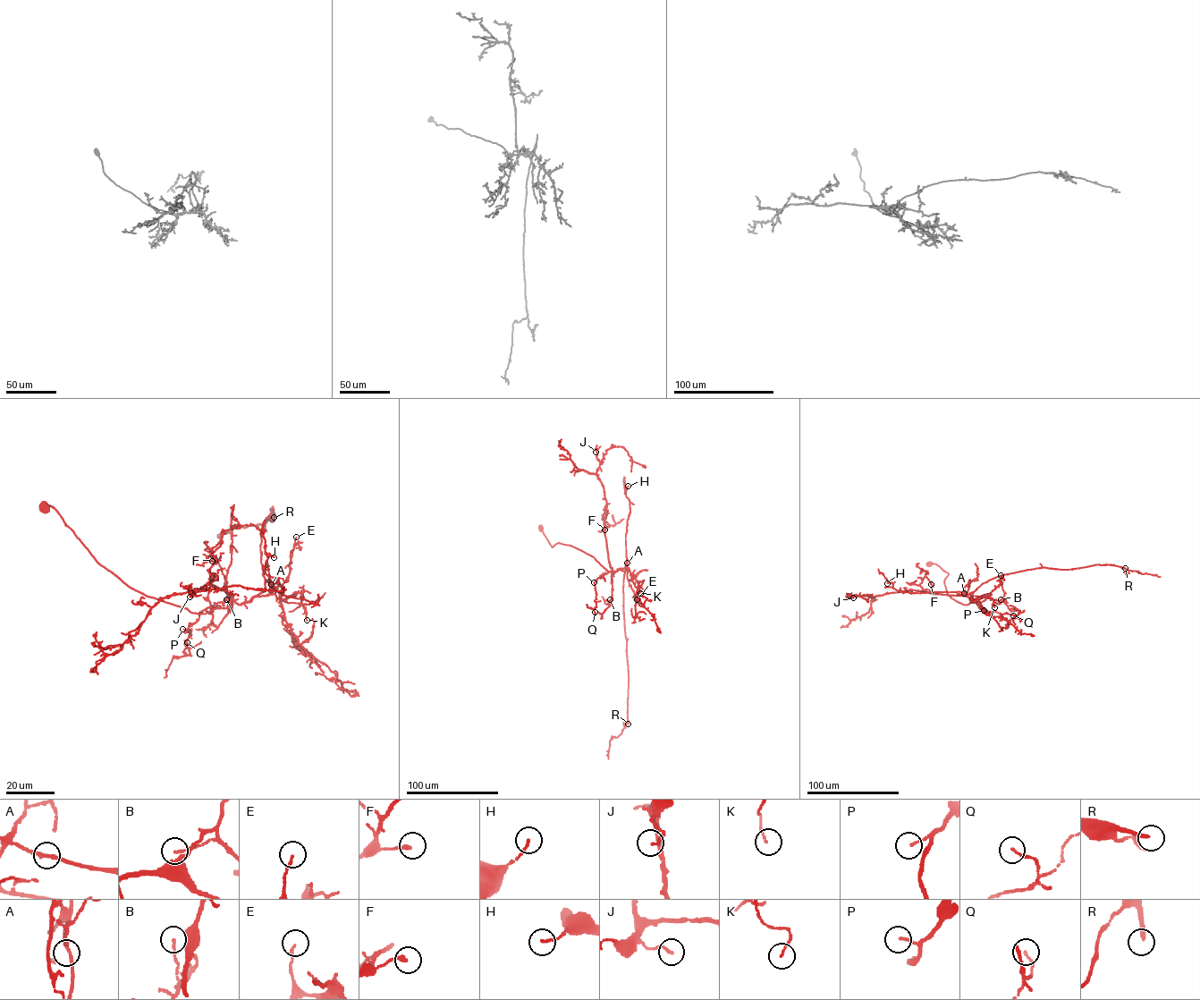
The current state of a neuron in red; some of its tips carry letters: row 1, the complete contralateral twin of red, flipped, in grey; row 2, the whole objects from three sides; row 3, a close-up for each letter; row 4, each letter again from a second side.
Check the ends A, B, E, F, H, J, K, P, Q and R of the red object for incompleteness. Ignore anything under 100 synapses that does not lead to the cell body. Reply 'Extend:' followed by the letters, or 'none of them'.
Extend: R

